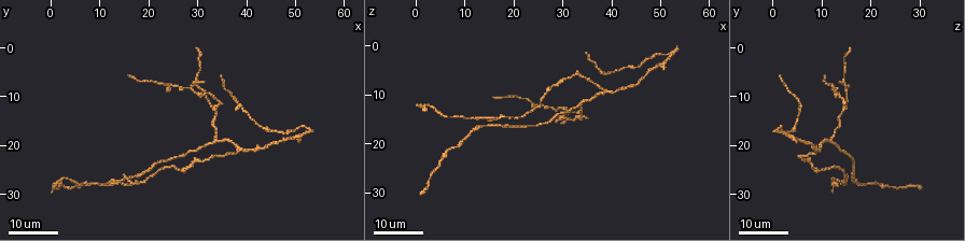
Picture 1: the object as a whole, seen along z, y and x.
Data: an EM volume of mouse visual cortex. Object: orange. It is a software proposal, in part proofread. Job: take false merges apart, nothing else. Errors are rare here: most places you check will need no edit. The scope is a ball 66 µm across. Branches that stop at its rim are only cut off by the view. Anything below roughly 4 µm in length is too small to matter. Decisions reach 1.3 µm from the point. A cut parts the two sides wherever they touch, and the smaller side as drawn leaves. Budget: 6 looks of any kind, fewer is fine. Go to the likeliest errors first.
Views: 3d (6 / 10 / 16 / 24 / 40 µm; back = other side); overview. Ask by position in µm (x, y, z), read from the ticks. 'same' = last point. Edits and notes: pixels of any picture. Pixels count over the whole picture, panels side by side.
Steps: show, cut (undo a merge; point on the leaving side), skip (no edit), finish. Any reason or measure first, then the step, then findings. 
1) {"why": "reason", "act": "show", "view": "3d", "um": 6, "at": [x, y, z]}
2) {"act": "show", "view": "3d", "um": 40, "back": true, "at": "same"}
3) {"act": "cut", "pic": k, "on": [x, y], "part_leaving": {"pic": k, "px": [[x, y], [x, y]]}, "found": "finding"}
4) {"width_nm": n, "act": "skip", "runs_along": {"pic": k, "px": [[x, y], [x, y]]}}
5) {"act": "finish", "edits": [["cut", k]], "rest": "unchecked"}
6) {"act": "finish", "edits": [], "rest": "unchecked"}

{"why": "three arms meet", "act": "show", "view": "3d", "um": 16, "at": [33.0, 12.5, 14.5]}

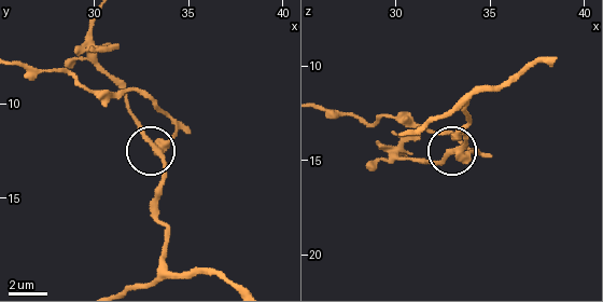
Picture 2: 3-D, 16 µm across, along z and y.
{"act": "show", "view": "3d", "um": 6, "at": [33.2, 12.1, 14.7]}

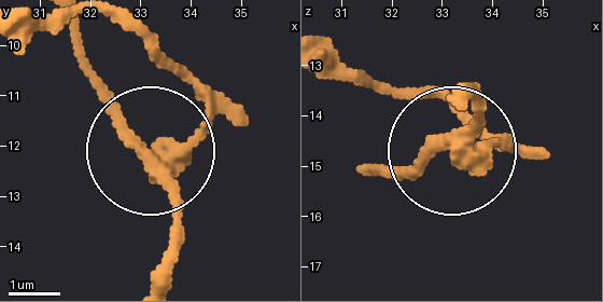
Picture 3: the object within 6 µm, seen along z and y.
{"width_nm": 310, "act": "cut", "pic": 3, "on": [215, 111], "found": "two cells meet here"}

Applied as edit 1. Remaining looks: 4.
{"act": "show", "view": "overview"}

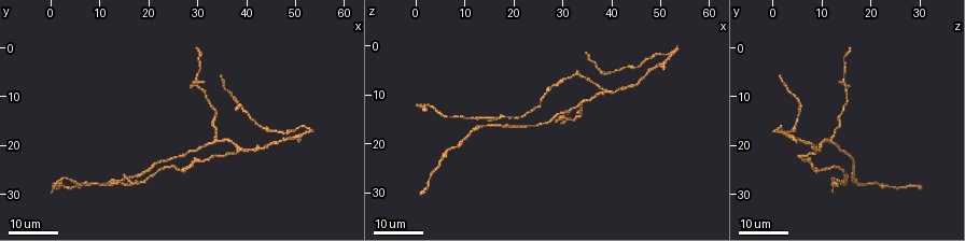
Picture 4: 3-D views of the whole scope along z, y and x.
{"why": "two arms in line, one across", "act": "show", "view": "3d", "um": 24, "at": [39.0, 20.5, 9.5]}

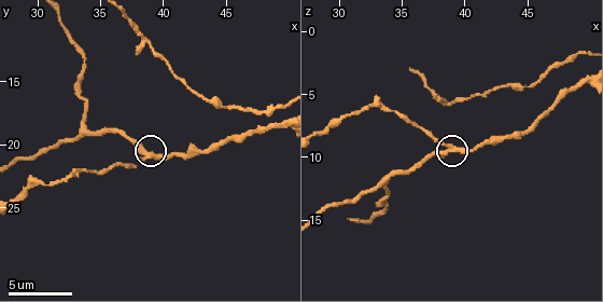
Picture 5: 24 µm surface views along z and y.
{"act": "show", "view": "3d", "um": 10, "at": [38.6, 20.8, 9.6]}

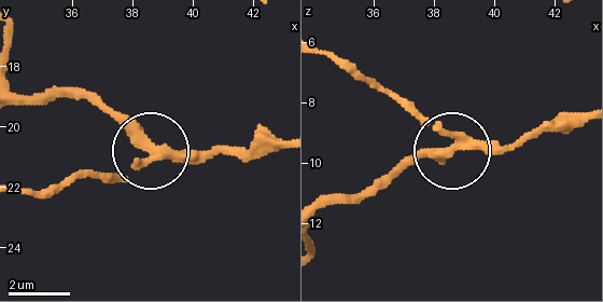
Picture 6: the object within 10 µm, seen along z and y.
{"side_arm_um": 51, "arms": 3, "act": "skip", "found": "one cell here"}

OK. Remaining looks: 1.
{"why": "three arms meet", "act": "show", "view": "3d", "um": 10, "at": [33.6, 18.8, 11.8]}

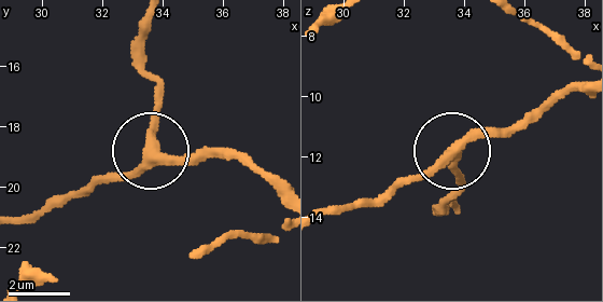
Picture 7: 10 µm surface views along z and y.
{"arms": 3, "act": "skip", "runs_along": {"pic": 7, "px": [[283, 202], [244, 165], [159, 152], [152, 139], [152, 80]]}, "found": "all the same cell"}

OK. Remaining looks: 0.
{"act": "finish", "edits": [["cut", 3]], "rest": "unchecked"}

